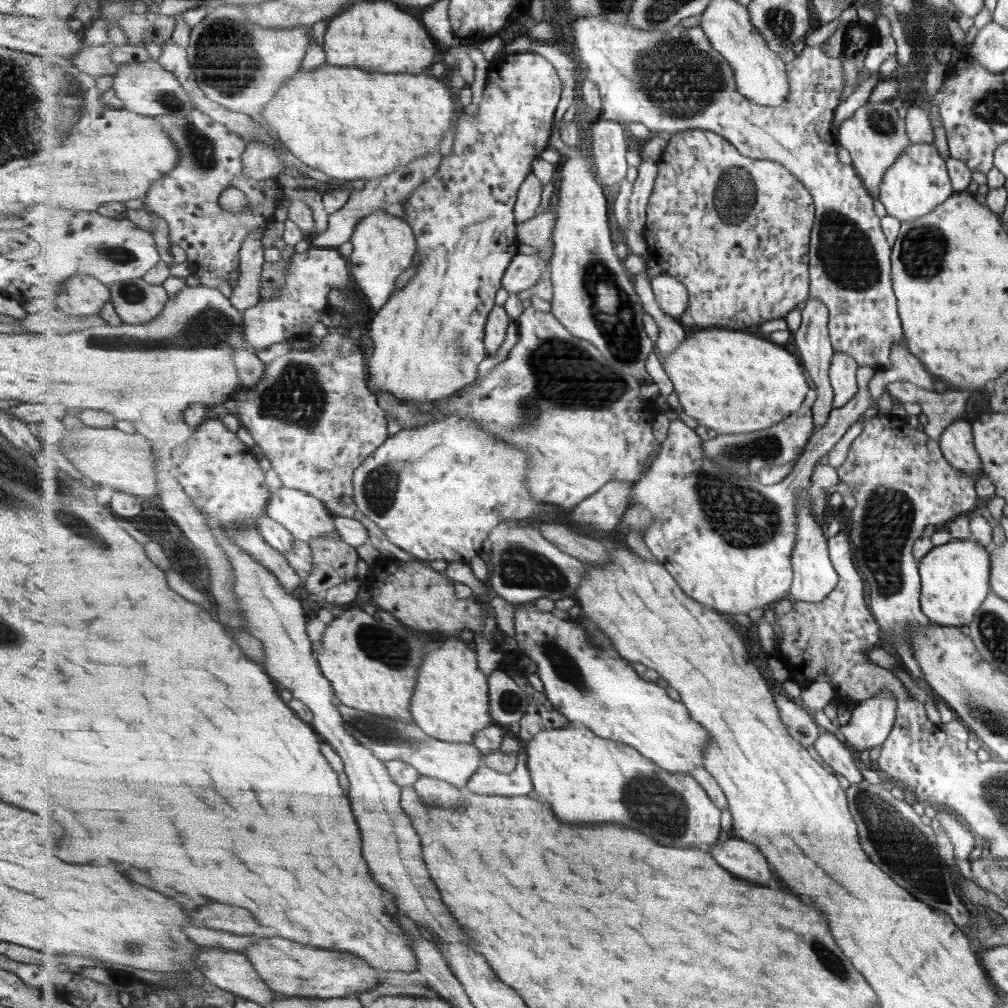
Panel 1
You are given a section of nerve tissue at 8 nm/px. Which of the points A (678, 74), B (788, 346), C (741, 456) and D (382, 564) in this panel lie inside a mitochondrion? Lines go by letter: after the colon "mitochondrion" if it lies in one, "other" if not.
A: mitochondrion
B: other
C: mitochondrion
D: other

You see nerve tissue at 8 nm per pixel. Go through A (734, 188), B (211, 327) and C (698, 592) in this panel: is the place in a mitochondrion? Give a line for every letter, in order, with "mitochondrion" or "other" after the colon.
A: mitochondrion
B: mitochondrion
C: other

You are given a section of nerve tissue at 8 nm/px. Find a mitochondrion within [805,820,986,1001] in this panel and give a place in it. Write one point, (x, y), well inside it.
(829, 958)

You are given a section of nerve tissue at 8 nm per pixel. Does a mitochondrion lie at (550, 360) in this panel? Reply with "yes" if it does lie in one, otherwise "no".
yes

